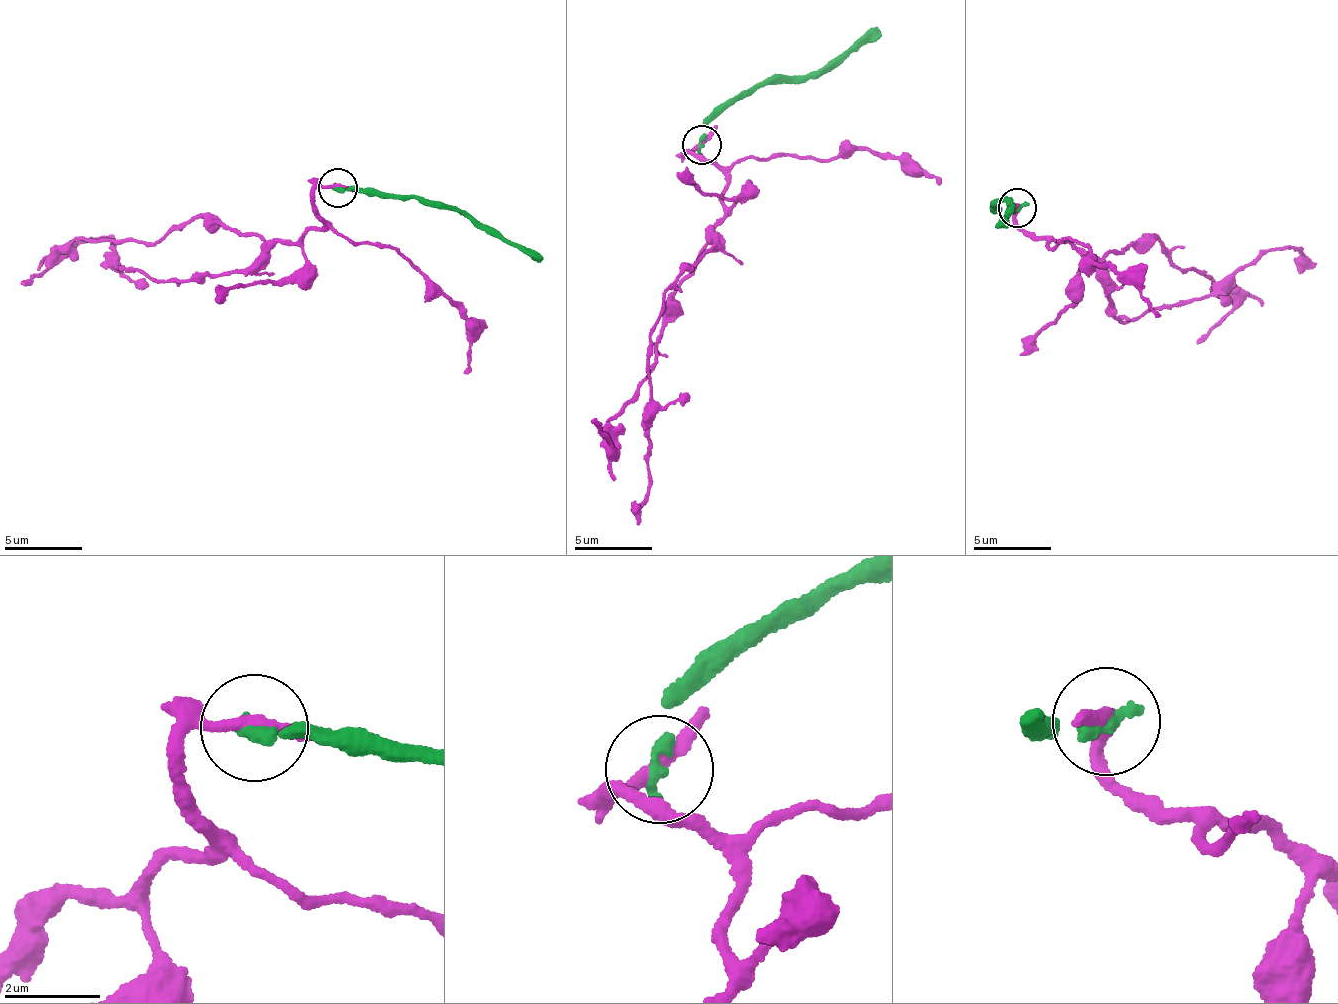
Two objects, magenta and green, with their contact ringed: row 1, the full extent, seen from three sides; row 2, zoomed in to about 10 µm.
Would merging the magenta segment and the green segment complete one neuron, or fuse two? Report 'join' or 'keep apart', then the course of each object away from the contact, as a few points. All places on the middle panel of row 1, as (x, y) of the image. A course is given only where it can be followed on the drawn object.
keep apart | magenta via (701, 144), (689, 150), (726, 183), (723, 221), (667, 292), (651, 338), (650, 473), (636, 525) | green via (701, 144), (703, 124), (733, 101), (772, 82), (803, 83), (879, 29)

